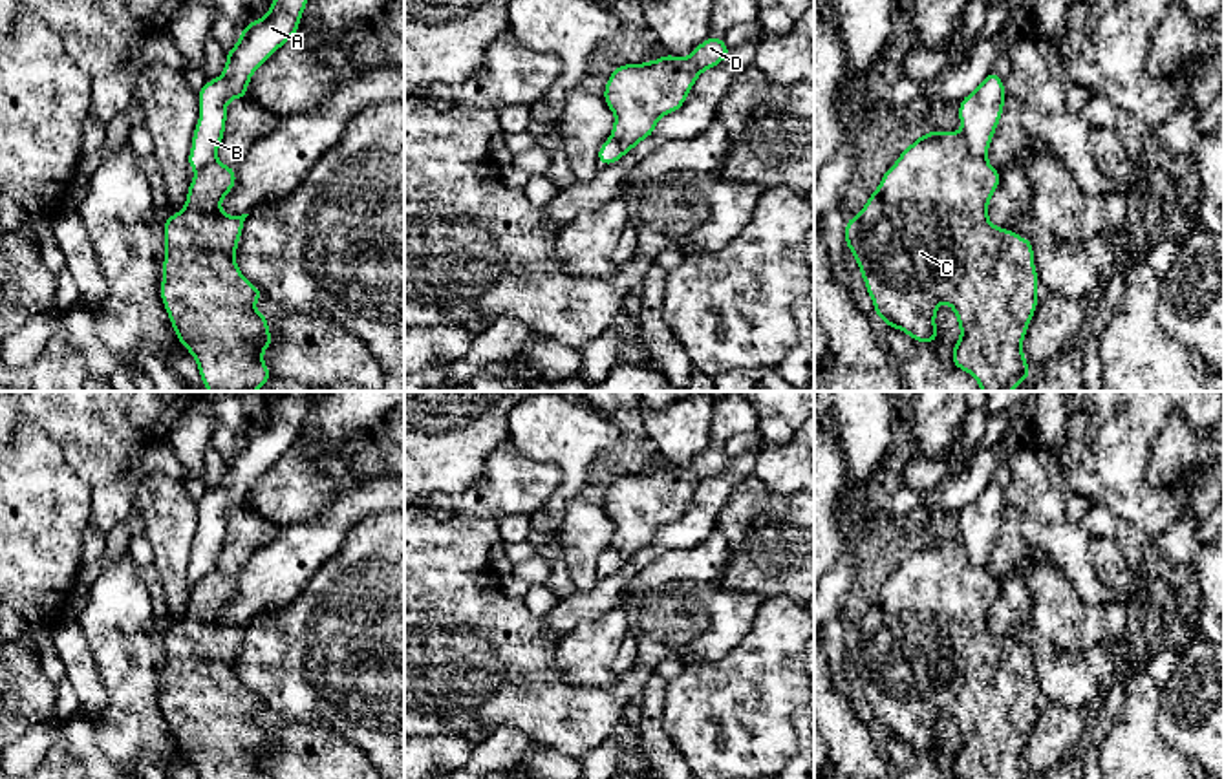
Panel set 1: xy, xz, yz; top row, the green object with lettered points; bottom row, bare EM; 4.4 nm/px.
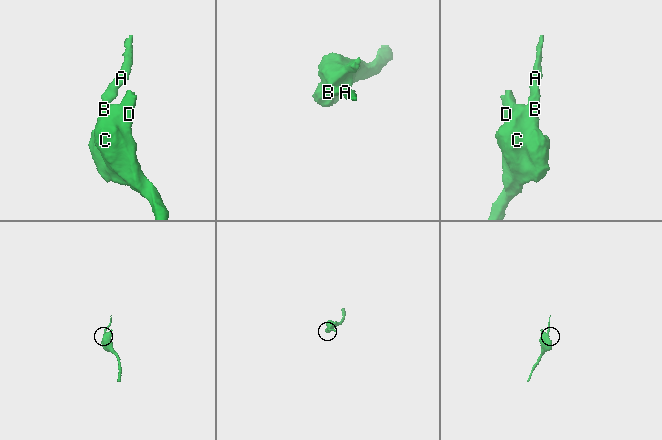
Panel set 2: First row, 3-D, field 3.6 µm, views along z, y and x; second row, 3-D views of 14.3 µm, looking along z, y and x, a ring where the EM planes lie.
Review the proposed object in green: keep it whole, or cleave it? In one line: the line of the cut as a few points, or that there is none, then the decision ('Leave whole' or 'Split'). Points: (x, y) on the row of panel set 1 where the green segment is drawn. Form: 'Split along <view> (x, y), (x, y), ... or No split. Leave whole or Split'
Split along yz (961, 132), (966, 147), (985, 160). Split

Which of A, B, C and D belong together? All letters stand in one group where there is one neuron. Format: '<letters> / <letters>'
A B / C D

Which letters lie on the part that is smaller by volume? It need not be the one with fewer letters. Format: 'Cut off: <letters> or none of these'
Cut off: A, B

